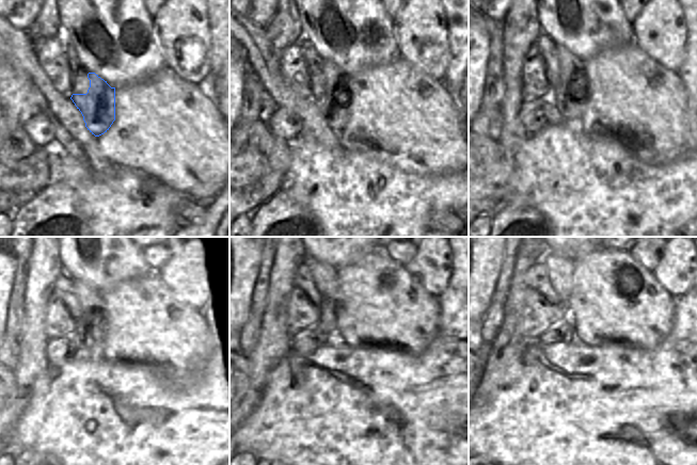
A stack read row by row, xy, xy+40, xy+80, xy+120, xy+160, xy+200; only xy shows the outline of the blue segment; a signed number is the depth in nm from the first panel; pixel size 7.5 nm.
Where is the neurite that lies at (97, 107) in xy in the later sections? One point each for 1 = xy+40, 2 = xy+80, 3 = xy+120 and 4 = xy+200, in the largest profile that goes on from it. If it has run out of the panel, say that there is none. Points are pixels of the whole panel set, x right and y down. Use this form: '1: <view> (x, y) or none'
1: xy+40 (334, 106)
2: xy+80 (571, 95)
3: xy+120 (91, 329)
4: xy+200 (560, 270)

